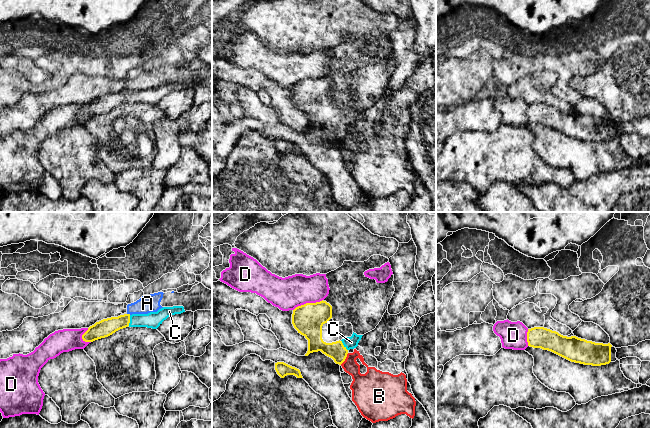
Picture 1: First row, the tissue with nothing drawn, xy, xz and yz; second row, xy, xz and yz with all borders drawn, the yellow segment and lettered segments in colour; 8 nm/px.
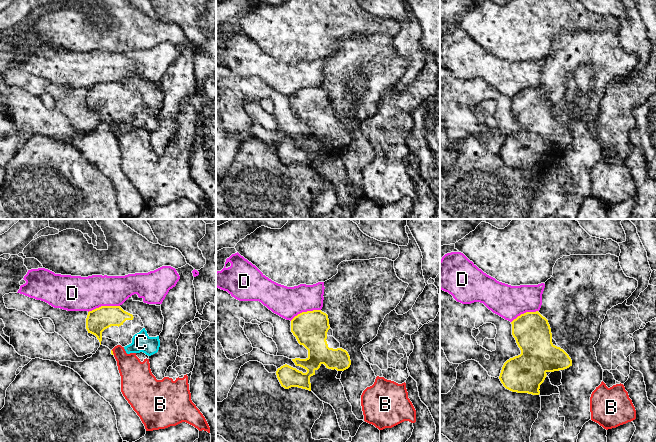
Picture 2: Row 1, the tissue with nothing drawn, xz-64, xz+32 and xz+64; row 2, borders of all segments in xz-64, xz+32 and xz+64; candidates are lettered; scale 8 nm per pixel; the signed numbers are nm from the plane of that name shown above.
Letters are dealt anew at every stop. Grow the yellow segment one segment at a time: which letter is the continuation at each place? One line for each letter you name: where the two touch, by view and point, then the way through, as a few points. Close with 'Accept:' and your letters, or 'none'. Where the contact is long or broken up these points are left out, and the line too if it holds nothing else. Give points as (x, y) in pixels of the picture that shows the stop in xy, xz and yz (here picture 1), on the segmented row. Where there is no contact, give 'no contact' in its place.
C: xy (129, 320)
Accept: C

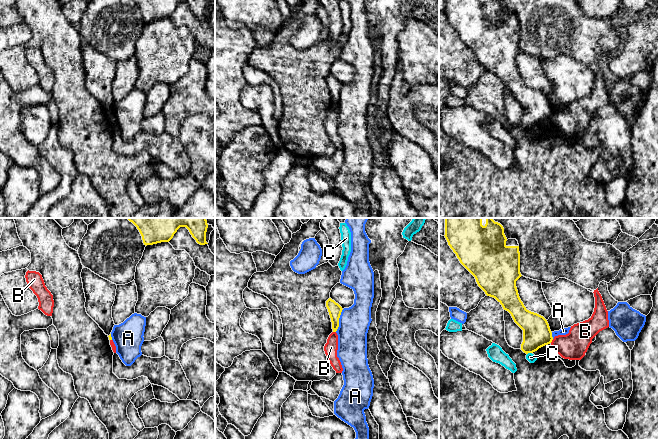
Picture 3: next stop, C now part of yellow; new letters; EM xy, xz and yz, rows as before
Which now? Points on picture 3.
Accept: none

